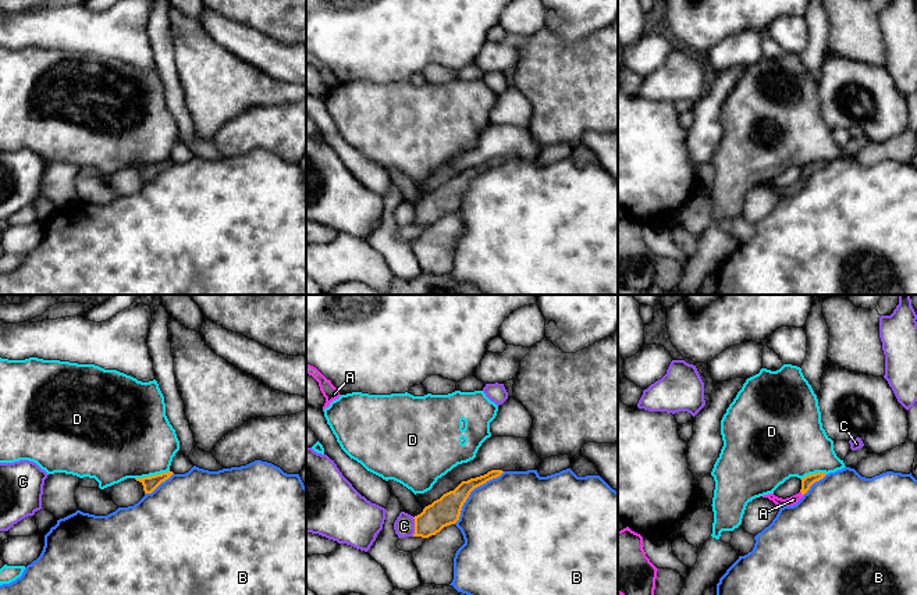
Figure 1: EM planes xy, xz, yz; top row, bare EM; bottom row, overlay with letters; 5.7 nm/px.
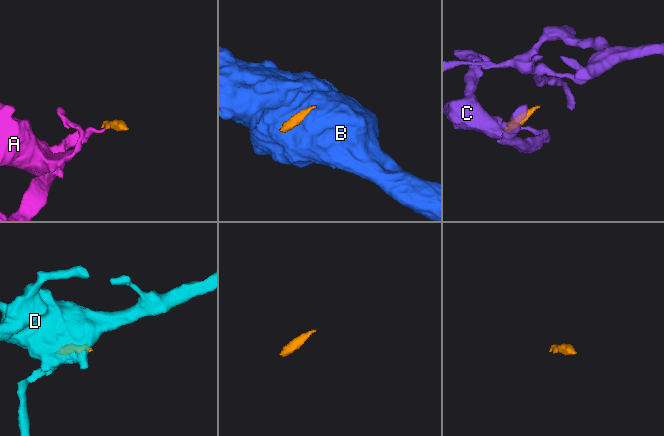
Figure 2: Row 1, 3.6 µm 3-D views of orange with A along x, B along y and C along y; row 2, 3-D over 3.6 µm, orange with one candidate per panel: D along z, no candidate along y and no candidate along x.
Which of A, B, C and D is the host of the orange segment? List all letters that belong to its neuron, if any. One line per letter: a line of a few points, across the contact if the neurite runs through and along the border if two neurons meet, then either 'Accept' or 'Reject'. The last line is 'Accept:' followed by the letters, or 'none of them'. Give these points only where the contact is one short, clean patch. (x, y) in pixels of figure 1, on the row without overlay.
A: Line: yz (807, 170), (802, 182), (793, 188). Accept
B: Reject
C: Line: xz (412, 206), (413, 224). Reject
D: Line: xy (169, 159), (135, 167). Reject
Accept: A

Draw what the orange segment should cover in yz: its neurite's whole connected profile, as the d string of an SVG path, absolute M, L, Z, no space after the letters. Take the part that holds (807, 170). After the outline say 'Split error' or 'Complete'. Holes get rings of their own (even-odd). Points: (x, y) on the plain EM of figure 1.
M815 161L815 163L806 164L804 167L802 167L800 181L790 186L782 188L782 186L775 185L774 182L764 184L763 186L768 186L779 196L793 195L803 186L804 182L807 182L807 179L814 171L822 168L825 164L827 164L825 161Z. Split error

